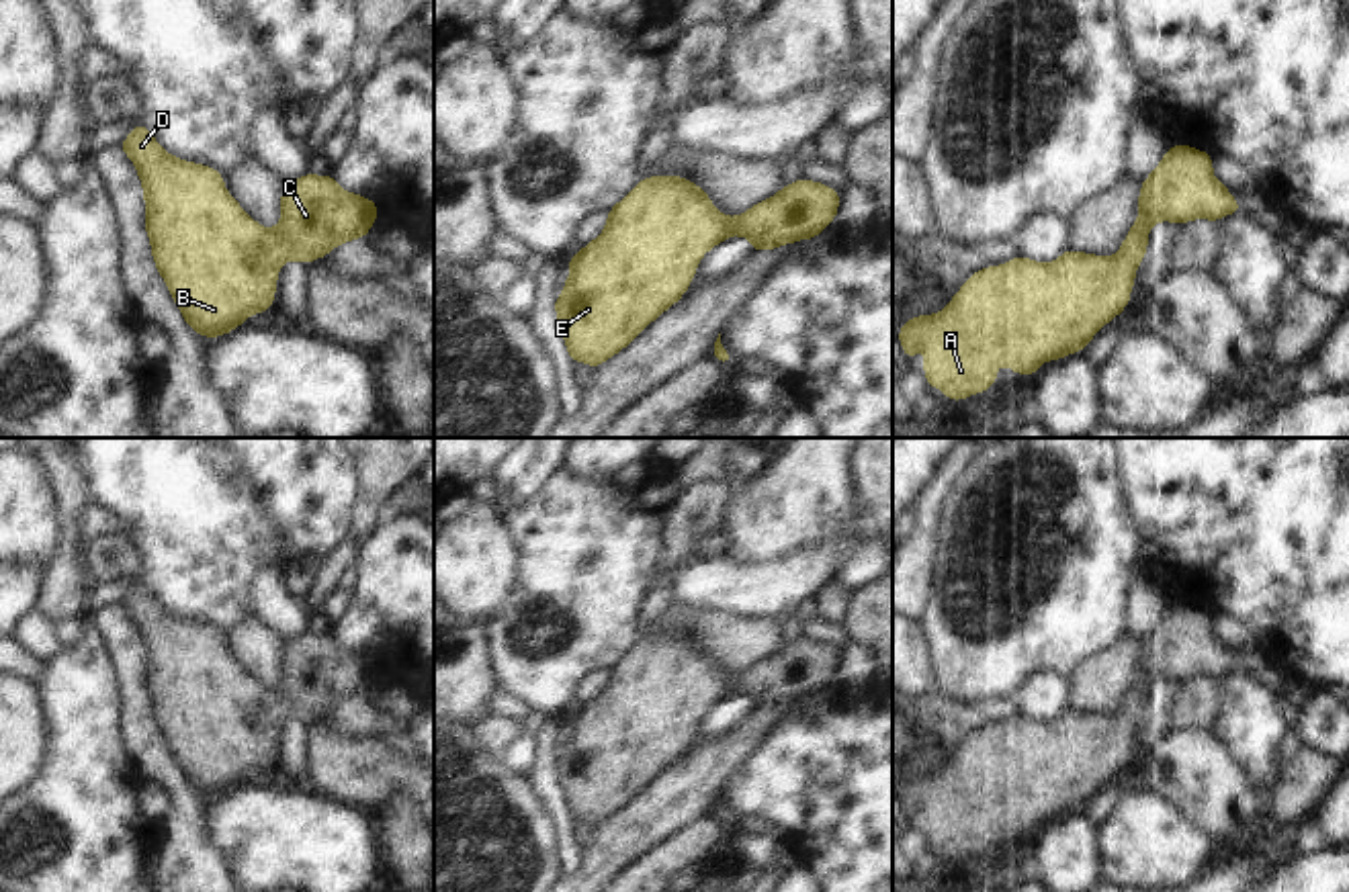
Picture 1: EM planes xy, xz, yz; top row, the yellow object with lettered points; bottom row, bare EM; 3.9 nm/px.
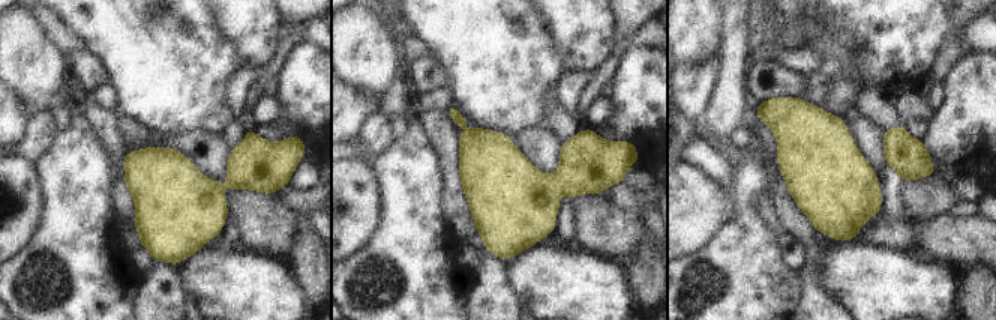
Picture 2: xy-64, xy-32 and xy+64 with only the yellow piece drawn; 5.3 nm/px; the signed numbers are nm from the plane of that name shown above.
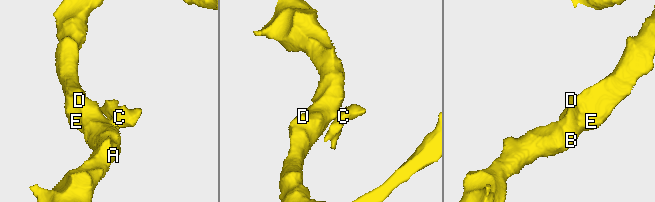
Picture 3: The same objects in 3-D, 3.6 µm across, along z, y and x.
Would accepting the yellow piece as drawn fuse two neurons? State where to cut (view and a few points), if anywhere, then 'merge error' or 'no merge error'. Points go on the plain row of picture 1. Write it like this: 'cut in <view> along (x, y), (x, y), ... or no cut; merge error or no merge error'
no cut; no merge error

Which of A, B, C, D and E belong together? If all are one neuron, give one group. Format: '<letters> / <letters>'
A B C D E

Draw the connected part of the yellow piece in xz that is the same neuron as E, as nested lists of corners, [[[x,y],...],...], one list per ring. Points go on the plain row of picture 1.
[[[680,634],[643,636],[608,669],[604,692],[569,720],[571,732],[555,759],[567,810],[592,827],[628,804],[657,773],[688,749],[700,716],[733,692],[745,694],[753,710],[819,694],[837,675],[839,651],[807,636],[784,644],[741,675],[721,673],[708,653]]]

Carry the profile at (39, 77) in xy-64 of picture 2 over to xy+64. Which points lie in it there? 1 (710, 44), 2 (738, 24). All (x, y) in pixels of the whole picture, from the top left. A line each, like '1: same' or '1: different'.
1: same
2: different

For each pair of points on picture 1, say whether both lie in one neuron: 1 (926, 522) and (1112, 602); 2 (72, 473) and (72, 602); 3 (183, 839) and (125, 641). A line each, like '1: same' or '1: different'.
1: different
2: same
3: same

